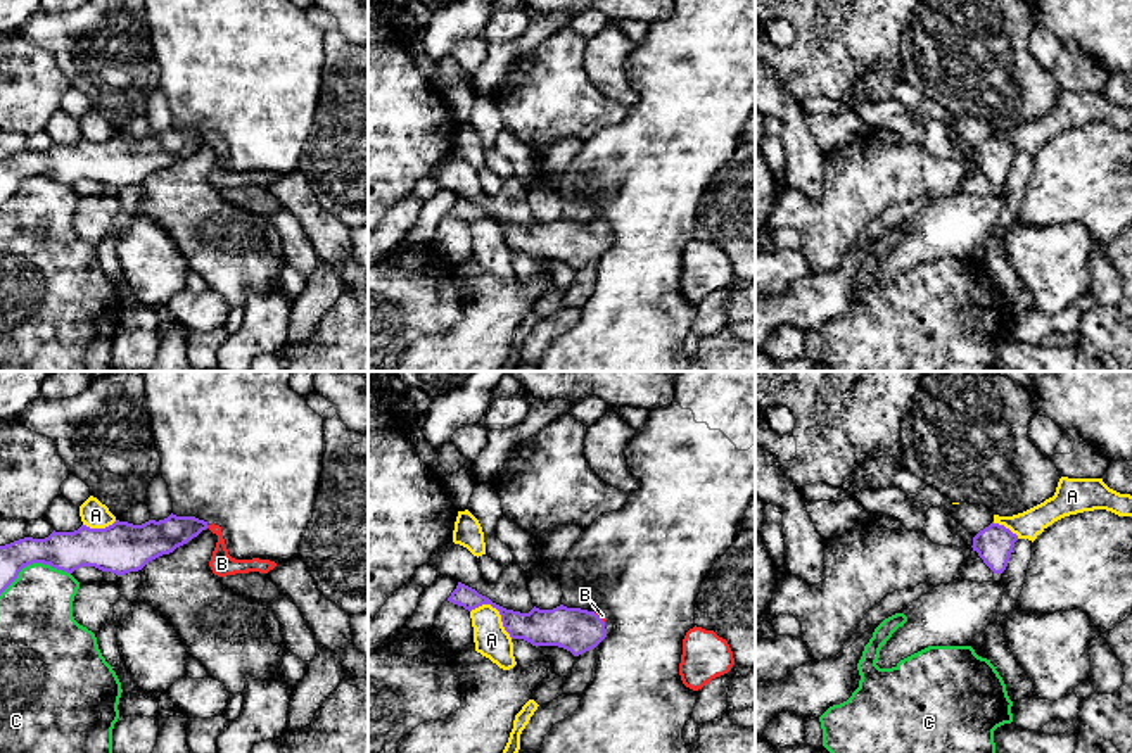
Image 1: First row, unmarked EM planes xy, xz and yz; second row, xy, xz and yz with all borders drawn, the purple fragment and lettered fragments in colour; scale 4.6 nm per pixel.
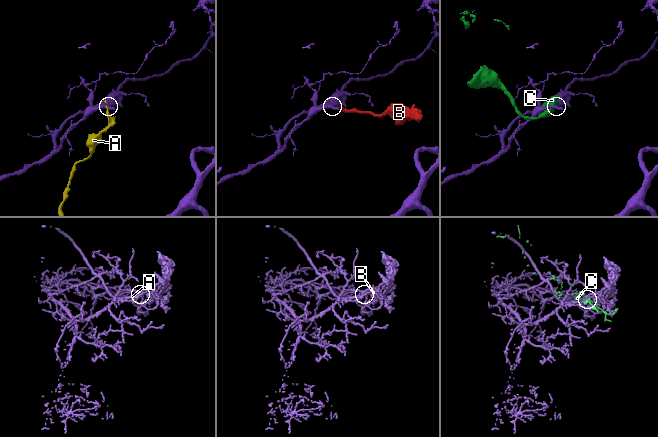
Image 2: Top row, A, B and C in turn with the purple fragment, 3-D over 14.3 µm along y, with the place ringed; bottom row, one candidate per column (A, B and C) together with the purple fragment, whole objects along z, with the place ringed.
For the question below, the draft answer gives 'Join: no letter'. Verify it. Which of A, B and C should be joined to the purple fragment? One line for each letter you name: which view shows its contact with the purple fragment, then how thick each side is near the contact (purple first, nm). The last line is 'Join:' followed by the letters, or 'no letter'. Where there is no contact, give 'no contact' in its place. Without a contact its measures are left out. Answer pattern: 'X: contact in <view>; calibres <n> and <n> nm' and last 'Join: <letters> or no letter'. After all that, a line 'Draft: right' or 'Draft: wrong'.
B: contact in xz; calibres 200 and 30 nm
Join: B
Draft: wrong

